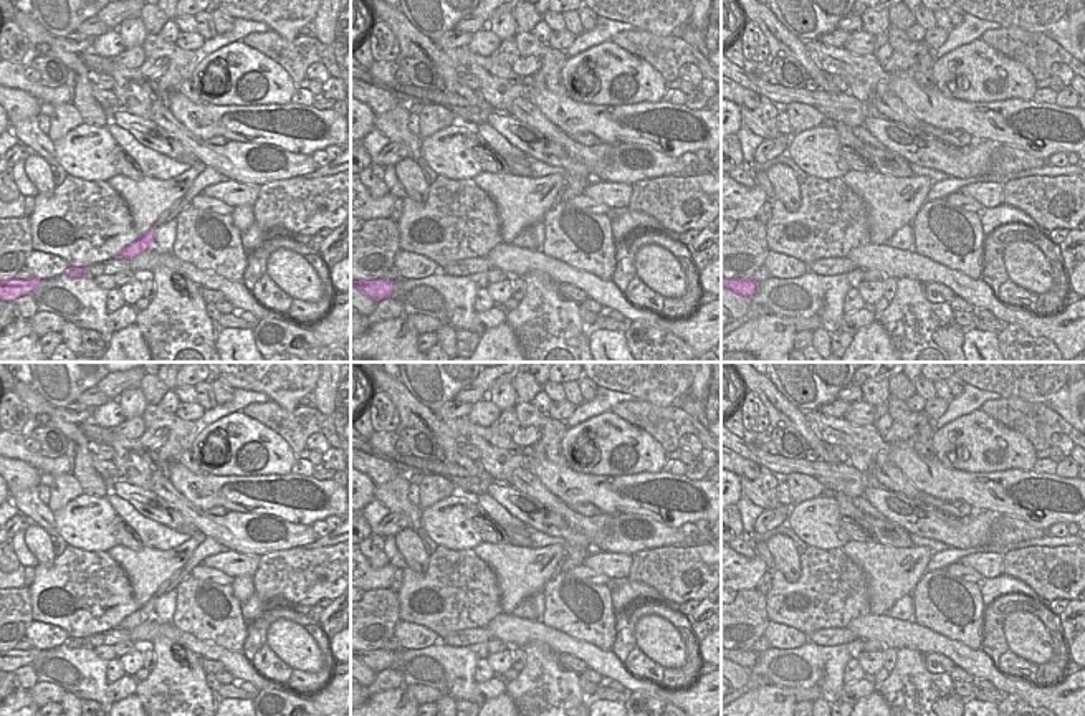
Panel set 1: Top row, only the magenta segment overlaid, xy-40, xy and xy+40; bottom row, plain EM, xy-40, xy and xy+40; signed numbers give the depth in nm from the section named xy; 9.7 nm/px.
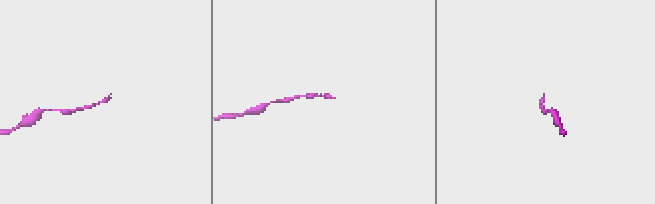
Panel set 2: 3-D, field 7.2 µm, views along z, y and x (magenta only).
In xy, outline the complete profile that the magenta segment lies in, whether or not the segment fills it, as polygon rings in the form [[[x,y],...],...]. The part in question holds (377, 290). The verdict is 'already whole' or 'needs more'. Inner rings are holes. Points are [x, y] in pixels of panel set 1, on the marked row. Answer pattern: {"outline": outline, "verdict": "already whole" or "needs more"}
{"outline": [[[379,278],[379,279],[374,279],[374,281],[364,281],[364,279],[351,281],[351,284],[356,289],[364,293],[370,299],[374,299],[375,303],[390,298],[392,293],[395,291],[395,283],[397,281],[389,281],[389,279],[384,279],[384,278]]], "verdict": "already whole"}

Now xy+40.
{"outline": [[[721,278],[721,288],[728,288],[729,291],[749,299],[756,293],[758,283],[753,279],[741,281]]], "verdict": "already whole"}

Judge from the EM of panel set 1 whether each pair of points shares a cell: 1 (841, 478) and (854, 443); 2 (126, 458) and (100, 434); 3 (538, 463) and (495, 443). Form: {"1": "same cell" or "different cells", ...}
{"1": "different cells", "2": "same cell", "3": "different cells"}

